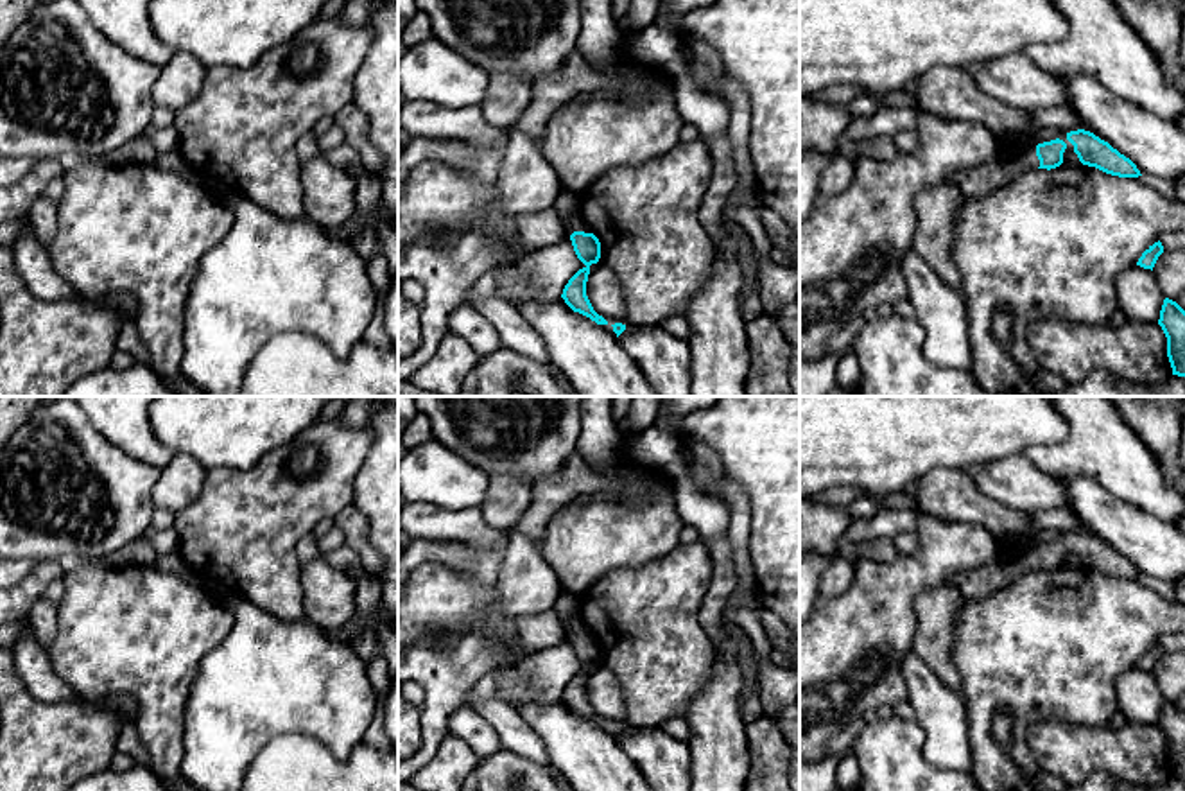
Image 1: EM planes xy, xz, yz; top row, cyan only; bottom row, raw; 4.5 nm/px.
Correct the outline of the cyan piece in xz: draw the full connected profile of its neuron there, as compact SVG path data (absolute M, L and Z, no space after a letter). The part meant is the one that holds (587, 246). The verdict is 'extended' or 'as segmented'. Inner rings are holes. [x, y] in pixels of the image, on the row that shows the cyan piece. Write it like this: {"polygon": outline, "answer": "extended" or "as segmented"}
{"polygon": "M575 199L574 213L570 217L570 224L567 228L567 235L572 240L574 251L577 258L584 264L583 269L579 269L565 285L561 298L565 303L574 310L579 312L597 325L608 325L608 321L599 316L588 296L586 296L586 282L590 274L590 265L597 264L601 258L601 242L592 233L590 226L583 221L579 213L579 201Z", "answer": "extended"}

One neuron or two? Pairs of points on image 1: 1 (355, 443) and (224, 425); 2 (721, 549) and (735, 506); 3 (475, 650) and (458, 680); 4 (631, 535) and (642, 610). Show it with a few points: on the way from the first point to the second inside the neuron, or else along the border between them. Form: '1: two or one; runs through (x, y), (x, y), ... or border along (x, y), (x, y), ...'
1: two; border along (318, 420), (260, 458)
2: two; border along (726, 535), (732, 546), (735, 576)
3: one; runs through (472, 657), (458, 673)
4: two; border along (674, 549), (633, 567), (610, 569), (596, 582)

